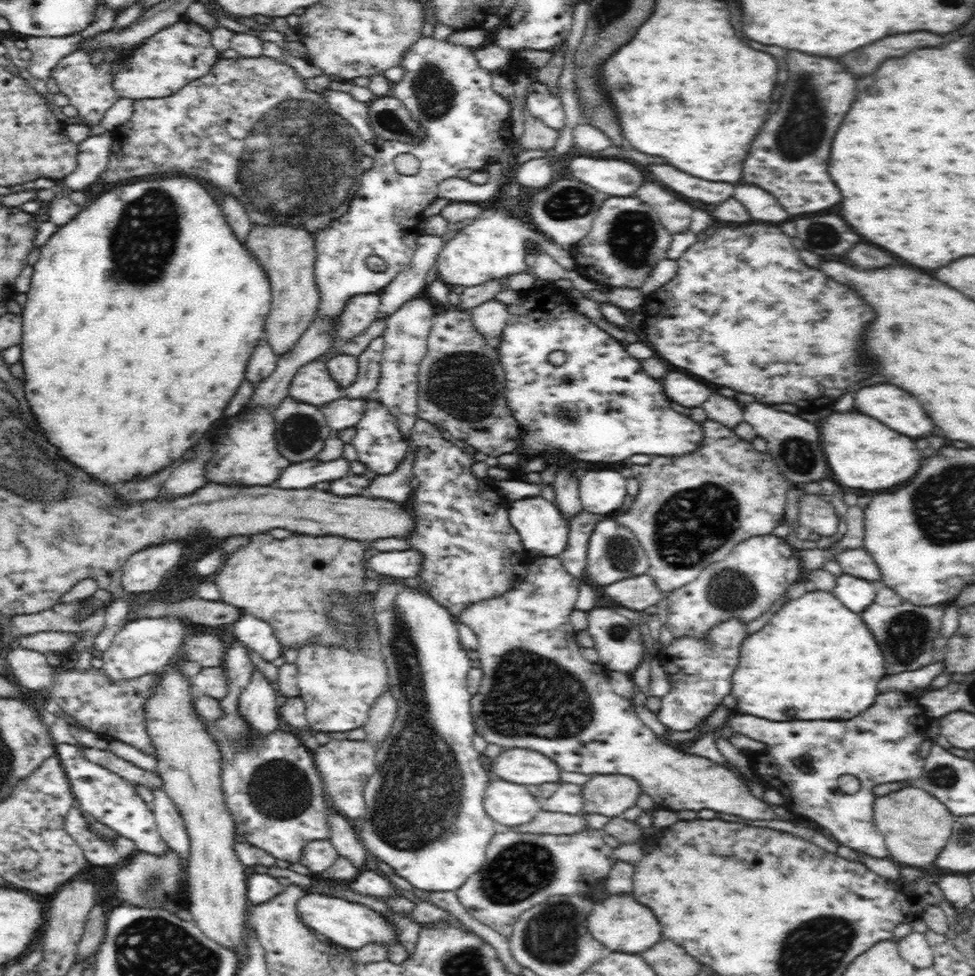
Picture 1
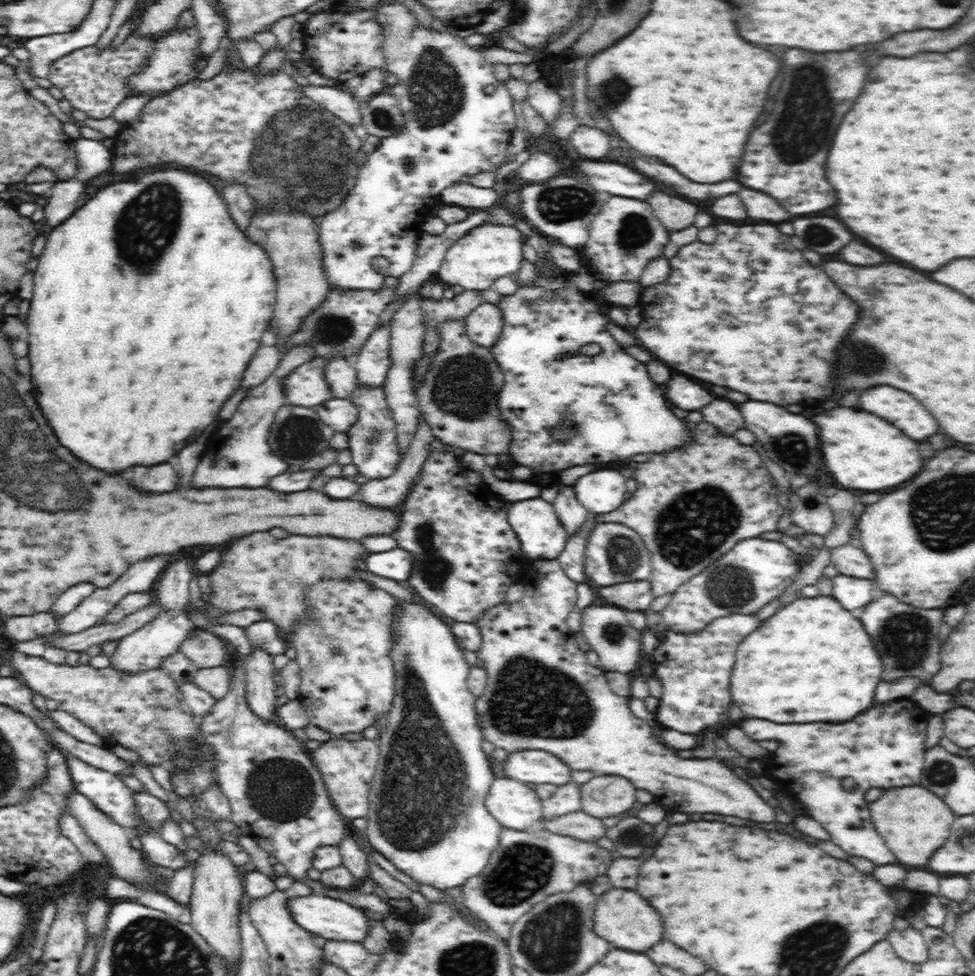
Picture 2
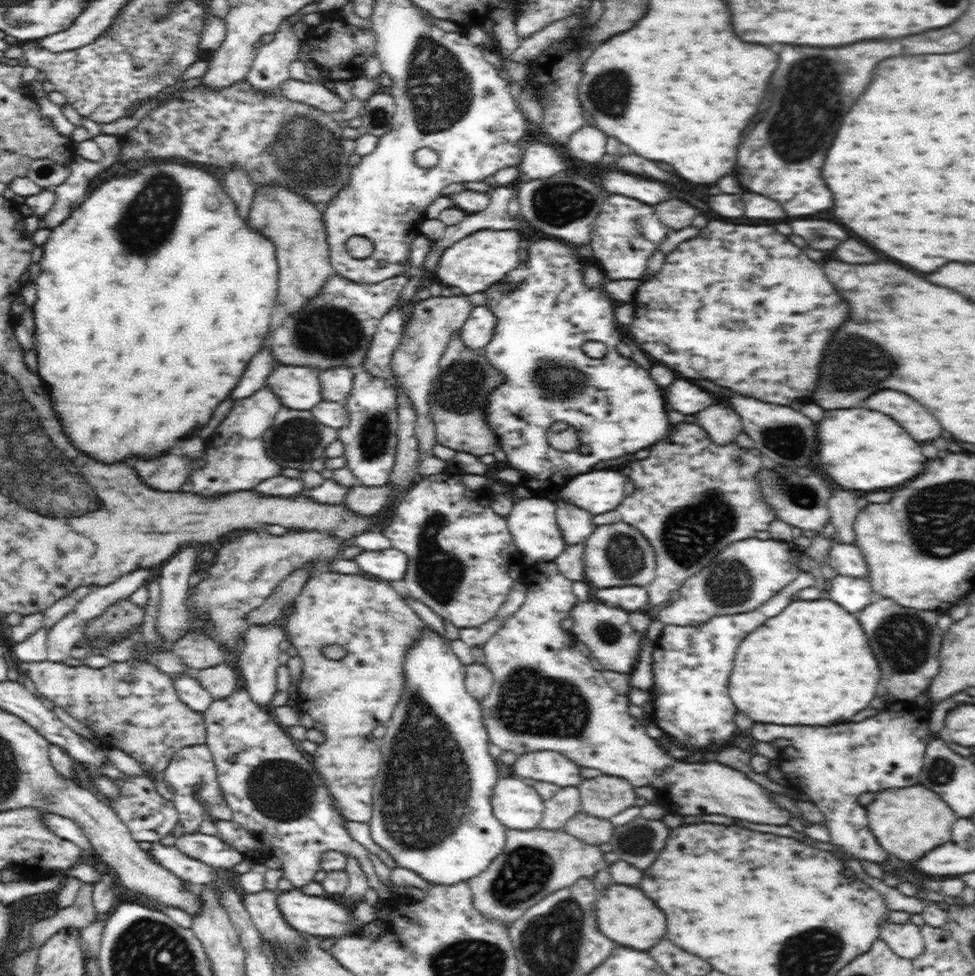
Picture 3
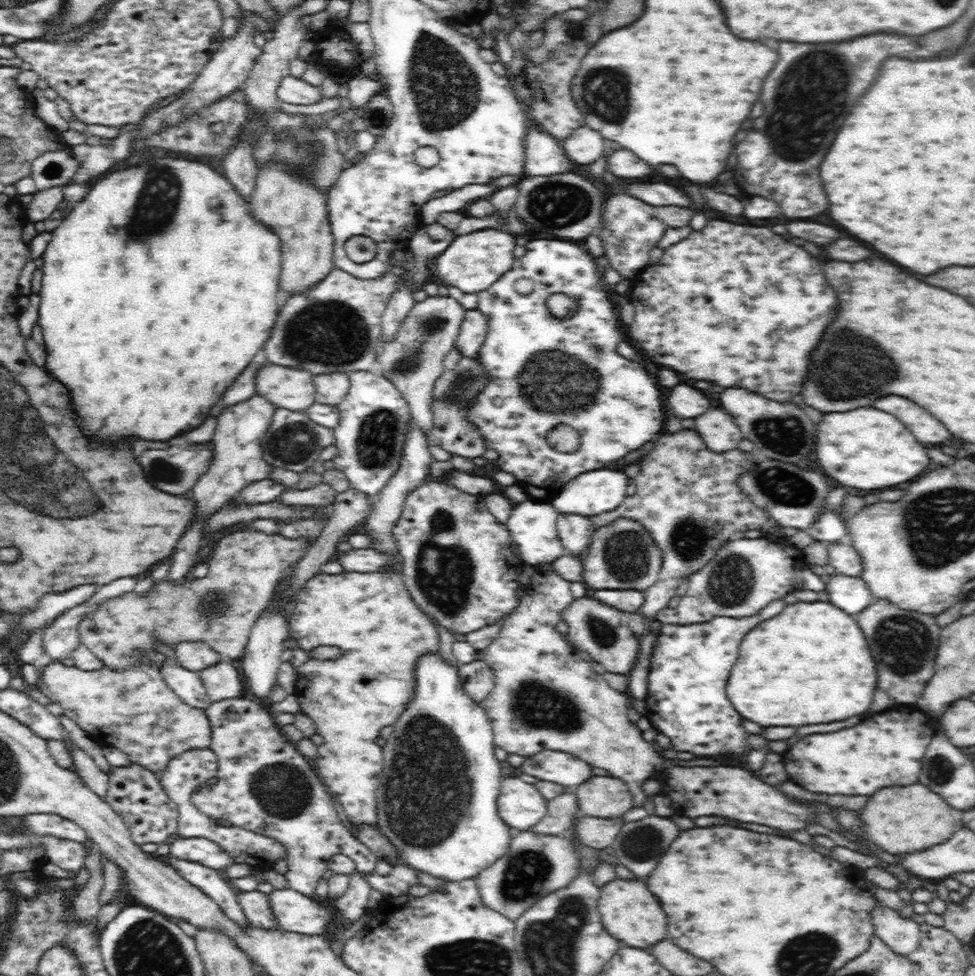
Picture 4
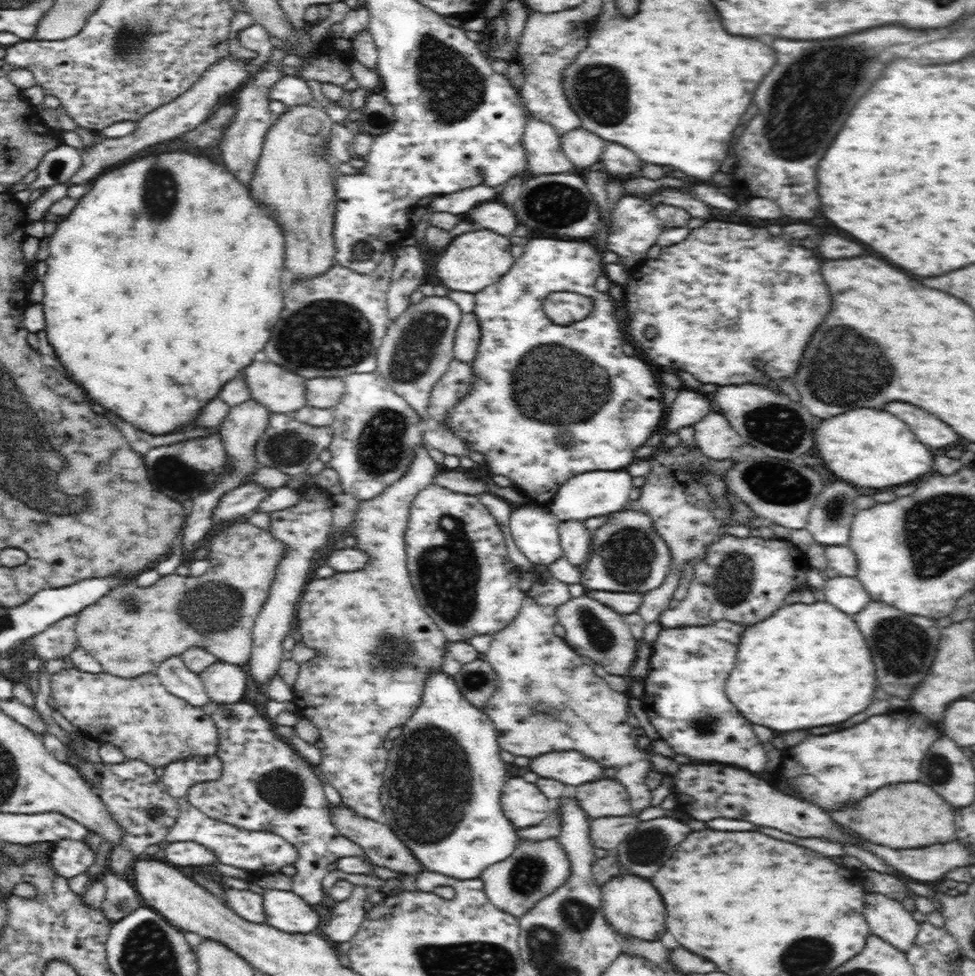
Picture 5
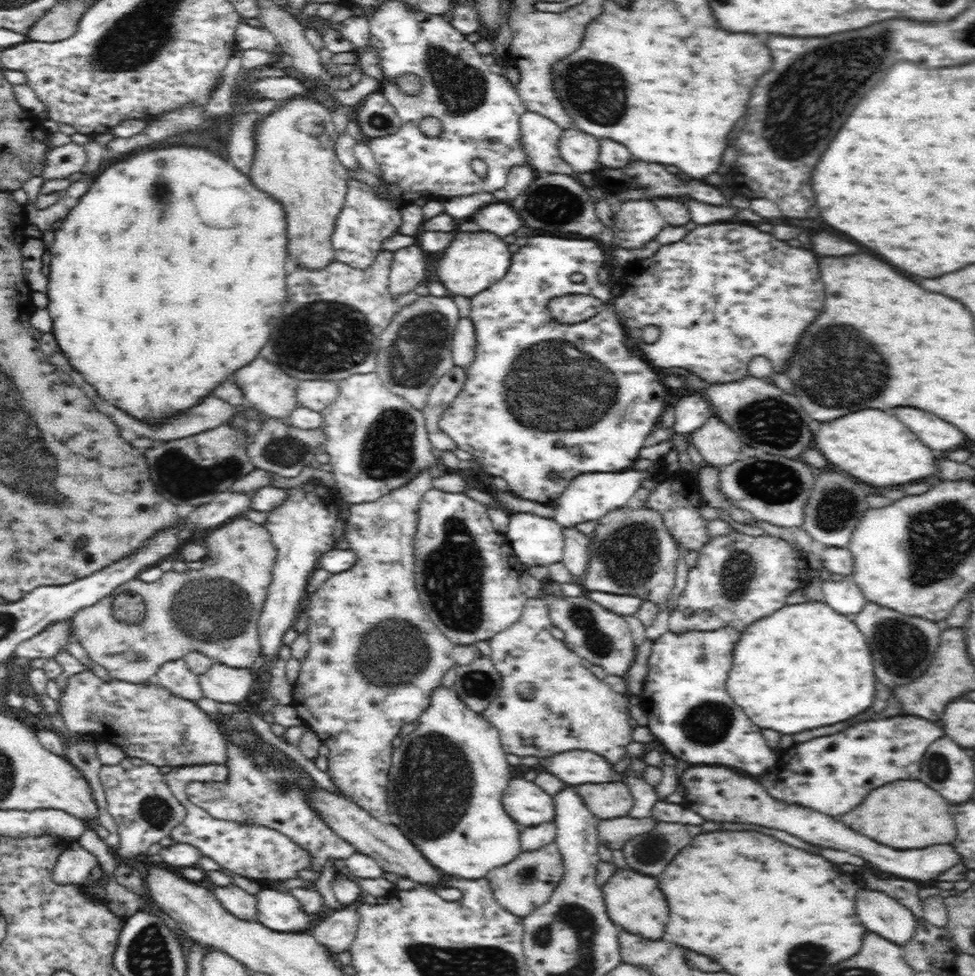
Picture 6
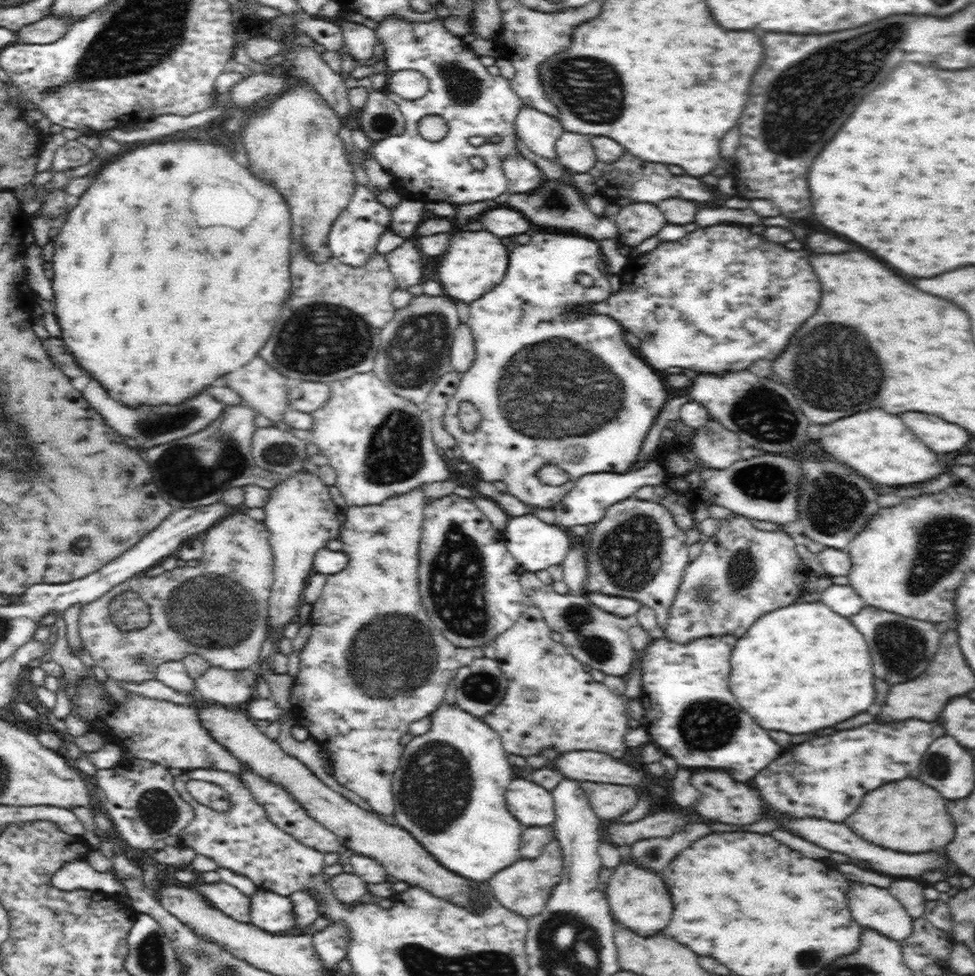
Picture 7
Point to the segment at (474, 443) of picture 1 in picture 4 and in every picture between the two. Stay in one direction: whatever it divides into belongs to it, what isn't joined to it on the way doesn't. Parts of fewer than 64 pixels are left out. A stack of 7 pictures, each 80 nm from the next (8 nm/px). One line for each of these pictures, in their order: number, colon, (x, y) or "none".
2: (464, 379)
3: (457, 400)
4: (463, 376)

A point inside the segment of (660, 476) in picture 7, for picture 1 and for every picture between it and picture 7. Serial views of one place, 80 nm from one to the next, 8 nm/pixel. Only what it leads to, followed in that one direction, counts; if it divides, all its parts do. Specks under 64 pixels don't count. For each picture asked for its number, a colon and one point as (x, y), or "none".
1: (602, 492)
2: (602, 492)
3: (600, 492)
4: (593, 493)
5: (595, 494)
6: (590, 497)

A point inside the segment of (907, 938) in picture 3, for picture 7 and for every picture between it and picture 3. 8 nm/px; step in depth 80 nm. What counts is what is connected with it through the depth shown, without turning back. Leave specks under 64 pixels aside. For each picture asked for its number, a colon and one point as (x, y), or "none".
4: (902, 935)
5: (887, 918)
6: (879, 913)
7: (874, 908)

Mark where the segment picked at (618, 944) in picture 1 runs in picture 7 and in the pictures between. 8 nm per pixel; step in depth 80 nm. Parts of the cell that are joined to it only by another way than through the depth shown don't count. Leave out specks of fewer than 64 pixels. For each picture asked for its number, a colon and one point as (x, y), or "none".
2: (621, 917)
3: (625, 915)
4: (629, 912)
5: (631, 905)
6: (634, 902)
7: (637, 897)

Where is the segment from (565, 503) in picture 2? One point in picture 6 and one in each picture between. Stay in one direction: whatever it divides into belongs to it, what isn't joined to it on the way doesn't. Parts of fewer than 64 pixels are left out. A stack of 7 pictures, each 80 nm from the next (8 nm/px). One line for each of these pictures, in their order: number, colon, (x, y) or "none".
3: (575, 524)
4: (575, 533)
5: (575, 538)
6: (575, 554)

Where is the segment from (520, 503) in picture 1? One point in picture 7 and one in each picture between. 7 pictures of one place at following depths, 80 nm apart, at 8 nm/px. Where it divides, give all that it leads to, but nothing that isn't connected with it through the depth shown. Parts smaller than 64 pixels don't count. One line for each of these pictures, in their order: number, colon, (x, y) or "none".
2: (538, 531)
3: (533, 524)
4: (533, 525)
5: (535, 531)
6: (536, 541)
7: (535, 545)

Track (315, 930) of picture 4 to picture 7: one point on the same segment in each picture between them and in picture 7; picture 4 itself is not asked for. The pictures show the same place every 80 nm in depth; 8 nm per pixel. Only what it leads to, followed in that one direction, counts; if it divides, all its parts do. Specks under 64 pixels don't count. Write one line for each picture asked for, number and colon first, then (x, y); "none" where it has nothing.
5: (284, 910)
6: (278, 911)
7: (268, 911)

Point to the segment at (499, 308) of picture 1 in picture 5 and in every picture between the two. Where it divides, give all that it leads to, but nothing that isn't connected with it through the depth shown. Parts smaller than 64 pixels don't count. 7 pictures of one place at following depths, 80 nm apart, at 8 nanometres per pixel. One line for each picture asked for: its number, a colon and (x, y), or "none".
2: (484, 323)
3: (476, 332)
4: (472, 332)
5: (467, 337)

